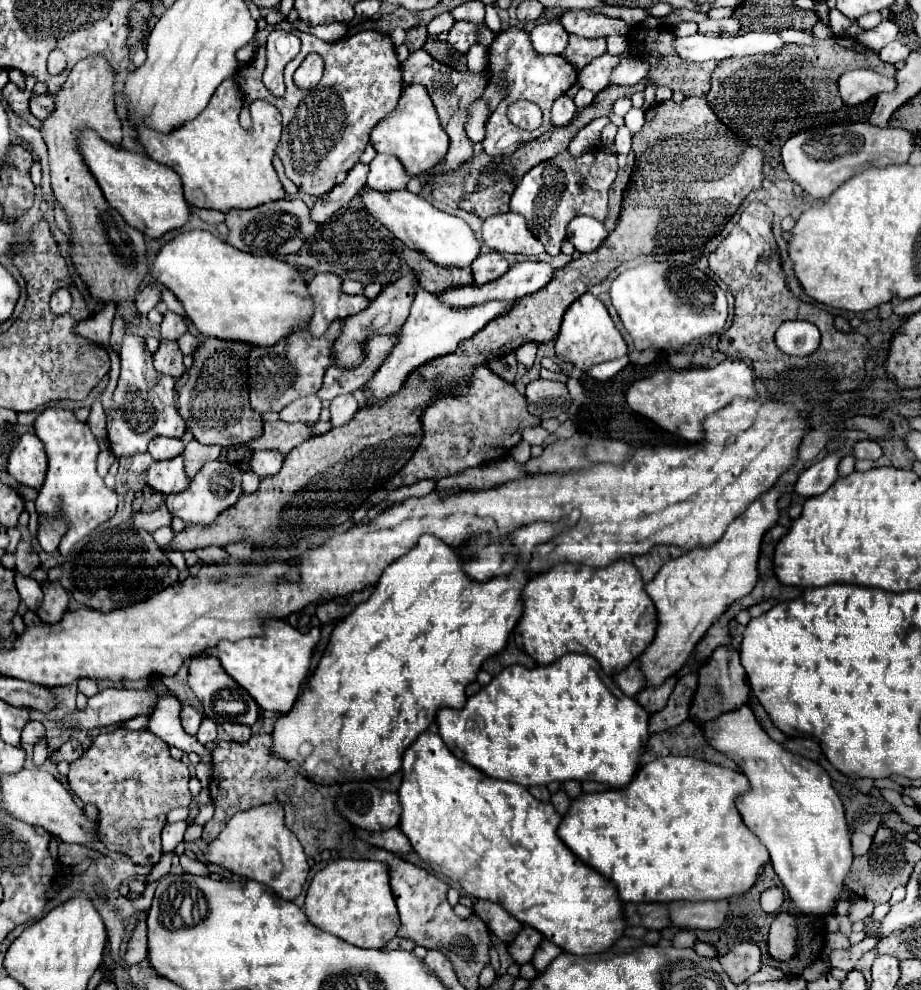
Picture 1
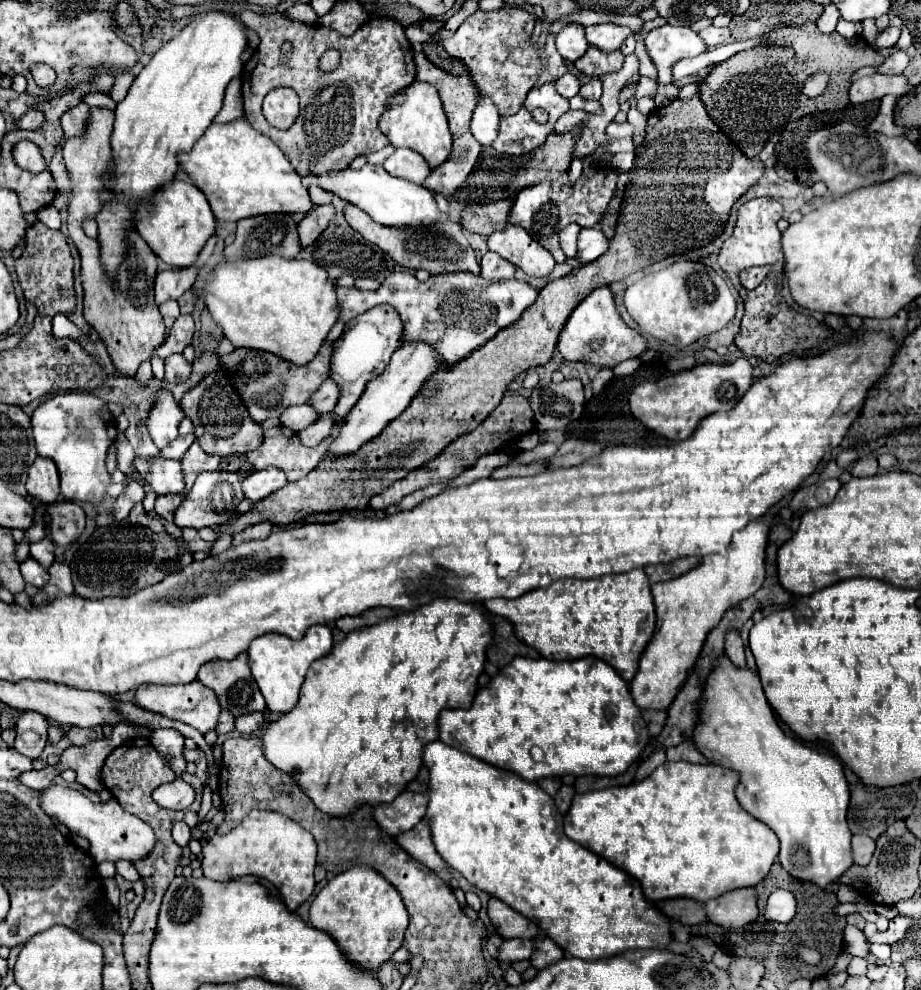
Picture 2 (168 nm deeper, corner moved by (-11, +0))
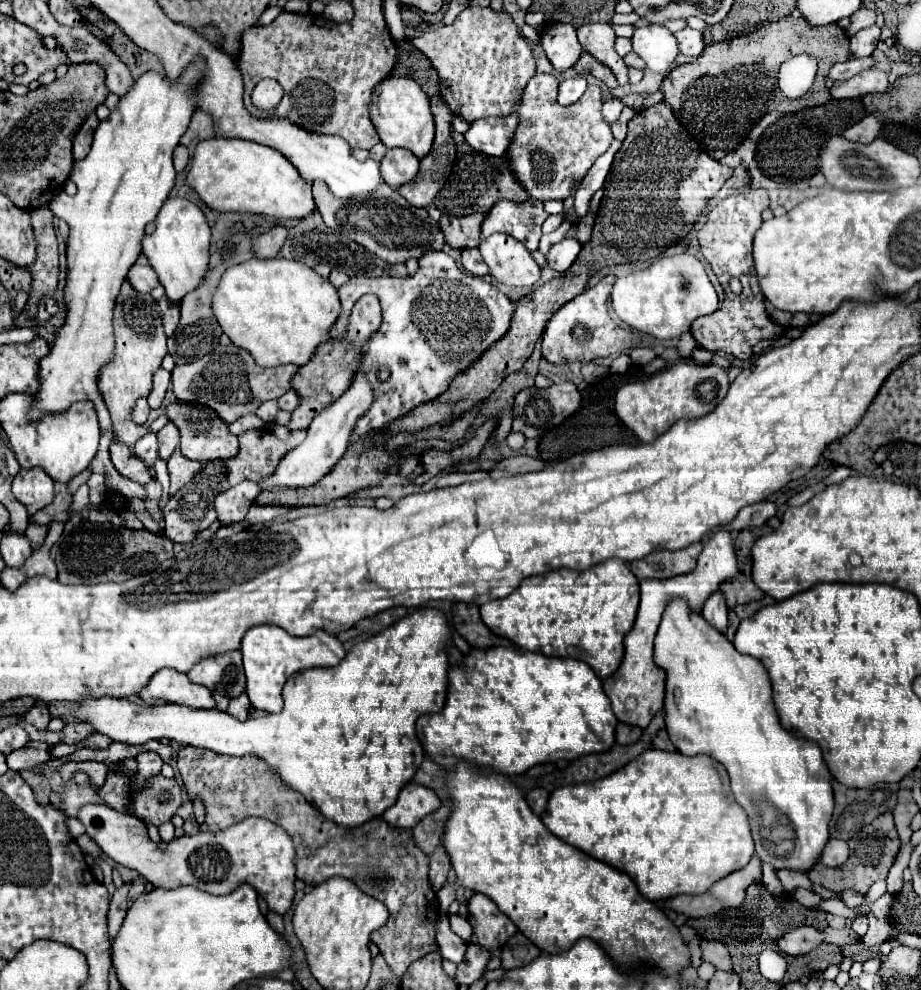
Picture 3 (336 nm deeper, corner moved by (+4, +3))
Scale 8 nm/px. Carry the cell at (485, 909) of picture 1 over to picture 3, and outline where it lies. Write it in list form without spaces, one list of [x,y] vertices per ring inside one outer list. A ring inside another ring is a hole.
[[[474,893],[470,897],[468,921],[474,929],[470,943],[480,945],[488,951],[502,947],[508,941],[508,937],[512,937],[512,933],[518,931],[516,925],[512,925],[512,921],[504,913],[500,913],[496,903],[492,903],[492,899],[484,897],[482,893]]]

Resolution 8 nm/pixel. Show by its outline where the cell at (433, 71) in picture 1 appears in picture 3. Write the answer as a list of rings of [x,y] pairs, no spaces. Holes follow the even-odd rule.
[[[440,95],[432,97],[432,113],[434,113],[434,121],[436,121],[436,139],[434,139],[434,145],[432,145],[432,151],[422,159],[420,163],[420,171],[418,171],[418,177],[412,181],[412,183],[406,183],[406,185],[400,185],[398,187],[398,193],[414,207],[428,207],[428,203],[436,197],[436,193],[442,189],[444,181],[448,179],[448,173],[452,171],[452,161],[456,157],[456,145],[452,141],[452,135],[450,135],[450,121],[452,121],[452,111],[442,103]]]

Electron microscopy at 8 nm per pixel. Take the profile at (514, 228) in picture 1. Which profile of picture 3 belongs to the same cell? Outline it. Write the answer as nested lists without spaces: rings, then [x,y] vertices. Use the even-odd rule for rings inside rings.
[[[494,233],[492,237],[480,241],[478,249],[496,283],[508,287],[532,287],[540,279],[538,263],[514,237]]]

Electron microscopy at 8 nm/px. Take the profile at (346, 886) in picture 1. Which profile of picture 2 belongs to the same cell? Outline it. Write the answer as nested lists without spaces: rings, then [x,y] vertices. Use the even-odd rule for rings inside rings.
[[[353,866],[331,878],[315,896],[309,920],[315,928],[329,932],[349,960],[375,970],[403,944],[403,934],[409,926],[409,914],[397,888],[371,866]]]

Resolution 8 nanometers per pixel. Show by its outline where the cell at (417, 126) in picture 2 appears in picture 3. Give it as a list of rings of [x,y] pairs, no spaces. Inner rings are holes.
[[[386,77],[380,85],[376,85],[372,93],[370,117],[380,135],[380,141],[388,149],[404,147],[412,151],[418,159],[422,159],[430,151],[434,141],[434,119],[430,111],[430,99],[410,77]]]

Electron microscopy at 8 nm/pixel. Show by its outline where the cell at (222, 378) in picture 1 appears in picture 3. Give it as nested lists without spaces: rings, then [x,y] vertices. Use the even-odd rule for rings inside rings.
[[[172,403],[166,409],[168,419],[180,429],[180,449],[182,455],[192,461],[214,461],[214,459],[232,459],[238,453],[238,437],[230,435],[228,425],[212,413],[212,409],[204,409],[204,405],[188,405],[188,403]]]

